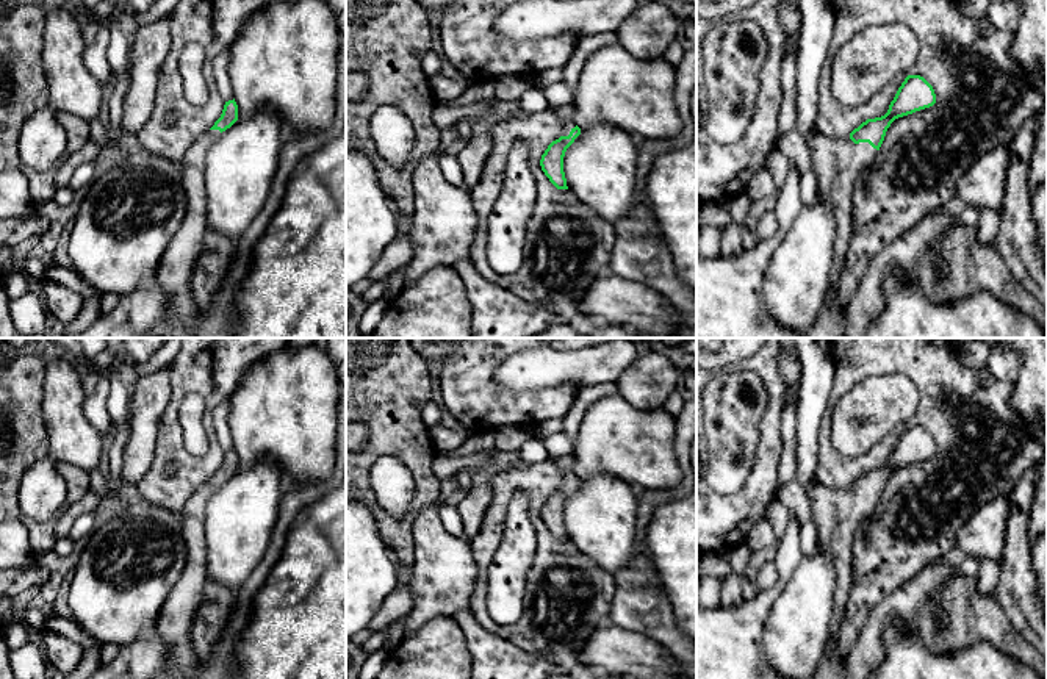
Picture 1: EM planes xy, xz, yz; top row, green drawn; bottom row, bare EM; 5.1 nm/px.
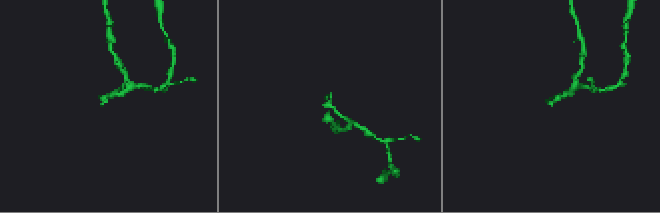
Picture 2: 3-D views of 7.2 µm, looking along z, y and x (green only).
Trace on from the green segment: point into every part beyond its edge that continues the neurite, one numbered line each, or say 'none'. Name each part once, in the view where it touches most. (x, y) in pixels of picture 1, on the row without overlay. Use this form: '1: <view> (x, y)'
1: yz (838, 515)

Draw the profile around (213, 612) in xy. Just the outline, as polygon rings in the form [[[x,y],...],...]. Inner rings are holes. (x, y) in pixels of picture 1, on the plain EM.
[[[205,579],[202,601],[191,624],[192,648],[203,663],[210,660],[213,648],[224,634],[235,599],[233,590]]]

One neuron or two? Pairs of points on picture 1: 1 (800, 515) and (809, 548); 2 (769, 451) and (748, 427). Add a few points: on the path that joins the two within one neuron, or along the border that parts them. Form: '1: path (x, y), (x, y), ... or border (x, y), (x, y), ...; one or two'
1: path (805, 523), (808, 540); one
2: border (769, 404), (761, 424), (761, 440), (756, 452); two

